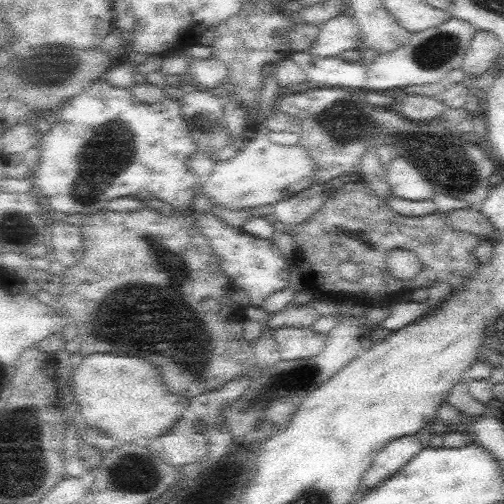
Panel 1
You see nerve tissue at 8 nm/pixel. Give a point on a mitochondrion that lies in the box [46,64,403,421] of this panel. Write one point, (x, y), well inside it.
(140, 306)

